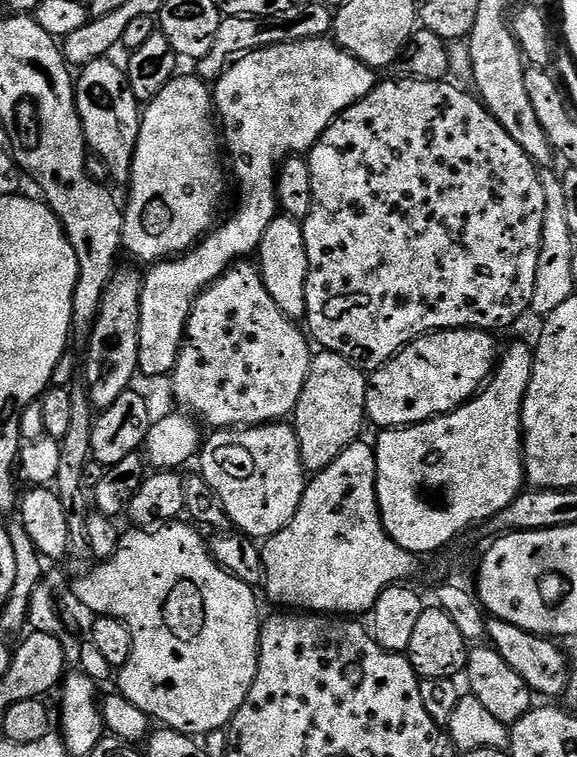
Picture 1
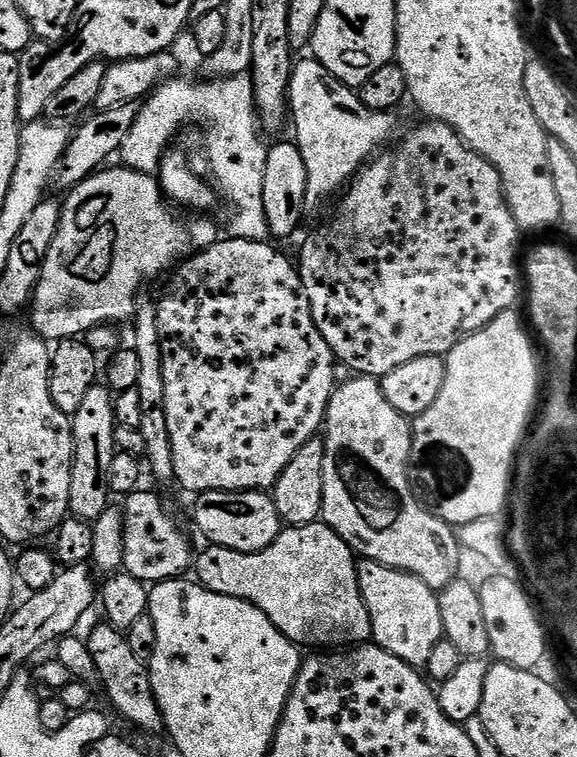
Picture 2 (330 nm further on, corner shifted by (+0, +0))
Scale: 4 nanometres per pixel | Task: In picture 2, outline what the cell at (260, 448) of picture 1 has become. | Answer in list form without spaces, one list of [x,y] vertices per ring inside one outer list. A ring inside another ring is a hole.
[[[267,491],[258,492],[202,492],[196,500],[196,528],[208,539],[209,545],[217,544],[235,552],[261,552],[282,530],[282,521]]]

